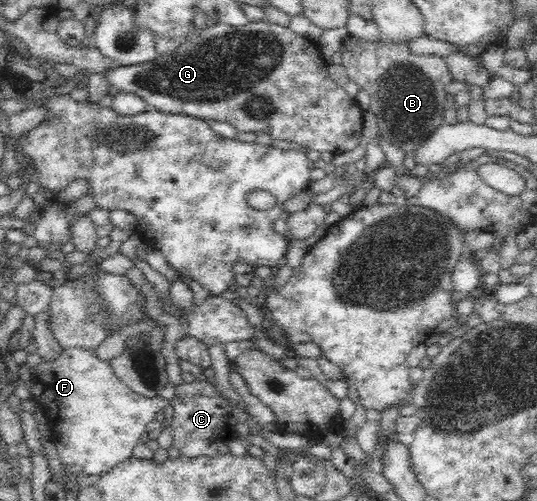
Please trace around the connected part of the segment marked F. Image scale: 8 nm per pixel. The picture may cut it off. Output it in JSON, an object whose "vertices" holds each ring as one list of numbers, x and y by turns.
{"vertices":[[63,349,55,361,44,361,31,370,31,384,28,389,46,417,50,430,50,440,53,442,61,463,67,472,73,472,77,477,82,475,101,475,107,473,116,464,132,457,131,453,141,435,146,433,148,423,167,414,169,401,160,395,146,398,137,395,123,383,113,368,106,361,97,357,96,351,87,349]]}

